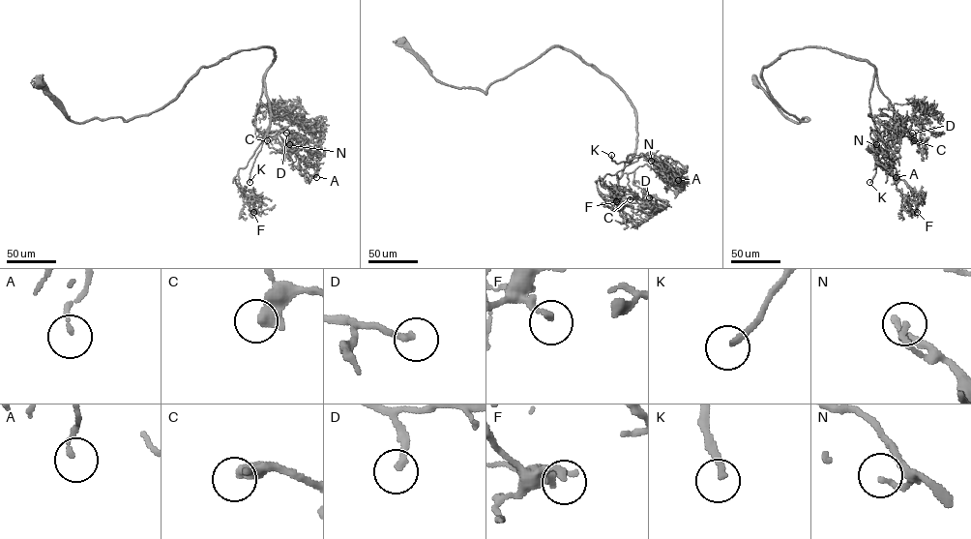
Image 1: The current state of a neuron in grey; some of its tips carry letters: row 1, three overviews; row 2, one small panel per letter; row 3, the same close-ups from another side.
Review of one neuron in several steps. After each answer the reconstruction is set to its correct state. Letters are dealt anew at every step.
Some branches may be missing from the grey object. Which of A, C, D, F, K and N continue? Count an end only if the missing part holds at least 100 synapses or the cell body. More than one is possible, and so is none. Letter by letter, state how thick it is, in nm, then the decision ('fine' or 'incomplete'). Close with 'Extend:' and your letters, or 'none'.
A: 140 nm thick; fine
C: 480 nm thick; incomplete
D: 200 nm thick; incomplete
F: 200 nm thick; fine
K: 200 nm thick; incomplete
N: 190 nm thick; fine
Extend: C, D, K

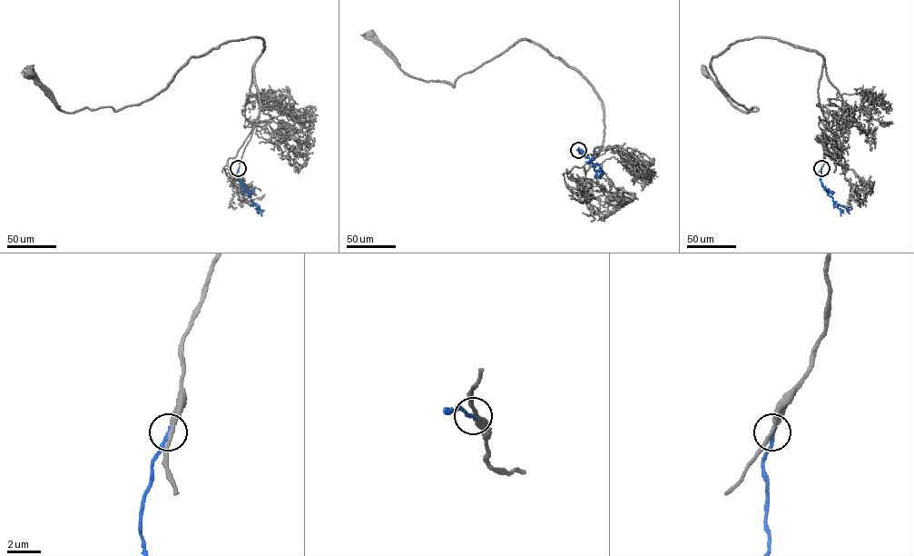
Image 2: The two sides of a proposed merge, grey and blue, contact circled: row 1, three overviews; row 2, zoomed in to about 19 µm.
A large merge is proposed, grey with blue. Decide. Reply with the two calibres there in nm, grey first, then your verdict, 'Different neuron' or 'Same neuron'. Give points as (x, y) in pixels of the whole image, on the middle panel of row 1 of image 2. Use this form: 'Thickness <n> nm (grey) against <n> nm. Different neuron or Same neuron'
Thickness 220 nm (grey) against 240 nm. Same neuron

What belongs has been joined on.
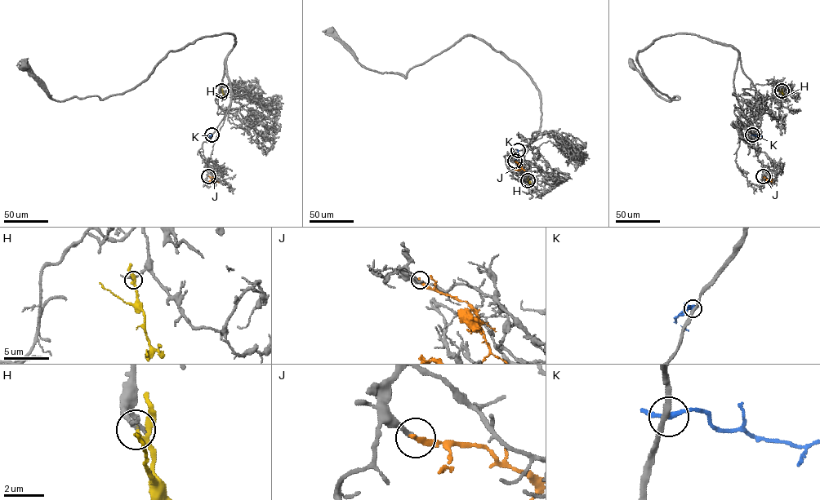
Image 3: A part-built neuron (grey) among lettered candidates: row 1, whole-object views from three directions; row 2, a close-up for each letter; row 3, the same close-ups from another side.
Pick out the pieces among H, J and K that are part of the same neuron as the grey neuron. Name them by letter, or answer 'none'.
H

